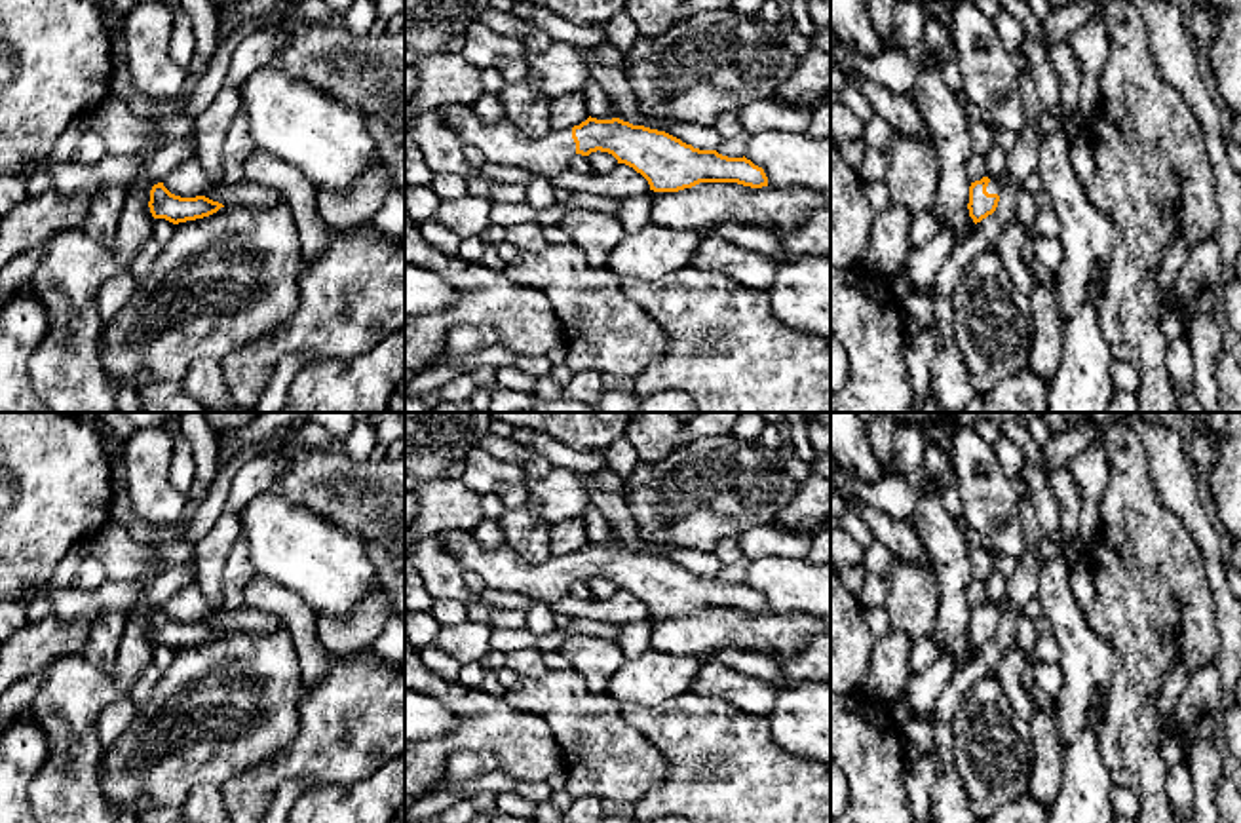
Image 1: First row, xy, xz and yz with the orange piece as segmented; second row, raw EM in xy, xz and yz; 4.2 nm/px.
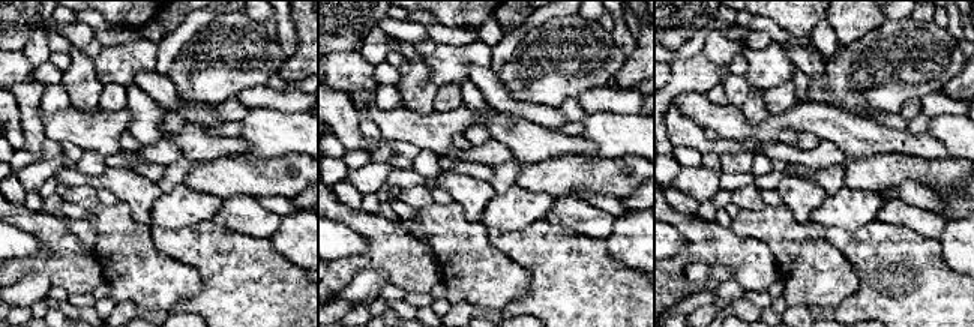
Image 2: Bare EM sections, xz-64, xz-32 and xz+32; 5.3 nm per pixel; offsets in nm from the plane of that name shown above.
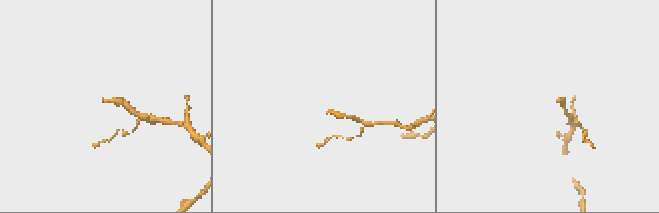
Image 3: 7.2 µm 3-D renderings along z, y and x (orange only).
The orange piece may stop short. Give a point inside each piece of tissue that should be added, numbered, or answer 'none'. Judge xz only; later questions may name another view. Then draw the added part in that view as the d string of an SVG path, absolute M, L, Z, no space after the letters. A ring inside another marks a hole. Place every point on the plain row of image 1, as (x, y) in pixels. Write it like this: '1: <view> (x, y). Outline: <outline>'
1: xz (502, 569). Outline: M447 530L435 536L462 570L483 578L488 591L523 593L534 603L553 604L568 597L570 584L576 582L572 555L551 555L542 563L528 563L509 545L483 547L466 530Z

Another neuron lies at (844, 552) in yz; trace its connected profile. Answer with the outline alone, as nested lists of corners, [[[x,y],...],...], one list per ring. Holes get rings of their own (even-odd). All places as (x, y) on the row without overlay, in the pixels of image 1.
[[[840,526],[831,528],[831,568],[863,565],[865,549]]]

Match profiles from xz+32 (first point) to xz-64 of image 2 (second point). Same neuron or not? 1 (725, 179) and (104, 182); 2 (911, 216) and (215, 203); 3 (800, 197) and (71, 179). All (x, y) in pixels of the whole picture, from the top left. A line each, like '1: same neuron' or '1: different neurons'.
1: same neuron
2: different neurons
3: same neuron

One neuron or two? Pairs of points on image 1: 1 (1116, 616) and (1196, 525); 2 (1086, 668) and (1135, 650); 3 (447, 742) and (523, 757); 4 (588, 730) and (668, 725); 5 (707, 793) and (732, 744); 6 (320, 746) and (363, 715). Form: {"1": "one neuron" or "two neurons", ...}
{"1": "two neurons", "2": "two neurons", "3": "one neuron", "4": "two neurons", "5": "one neuron", "6": "one neuron"}

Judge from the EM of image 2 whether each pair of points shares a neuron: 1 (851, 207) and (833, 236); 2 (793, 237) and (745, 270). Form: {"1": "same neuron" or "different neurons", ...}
{"1": "different neurons", "2": "different neurons"}

